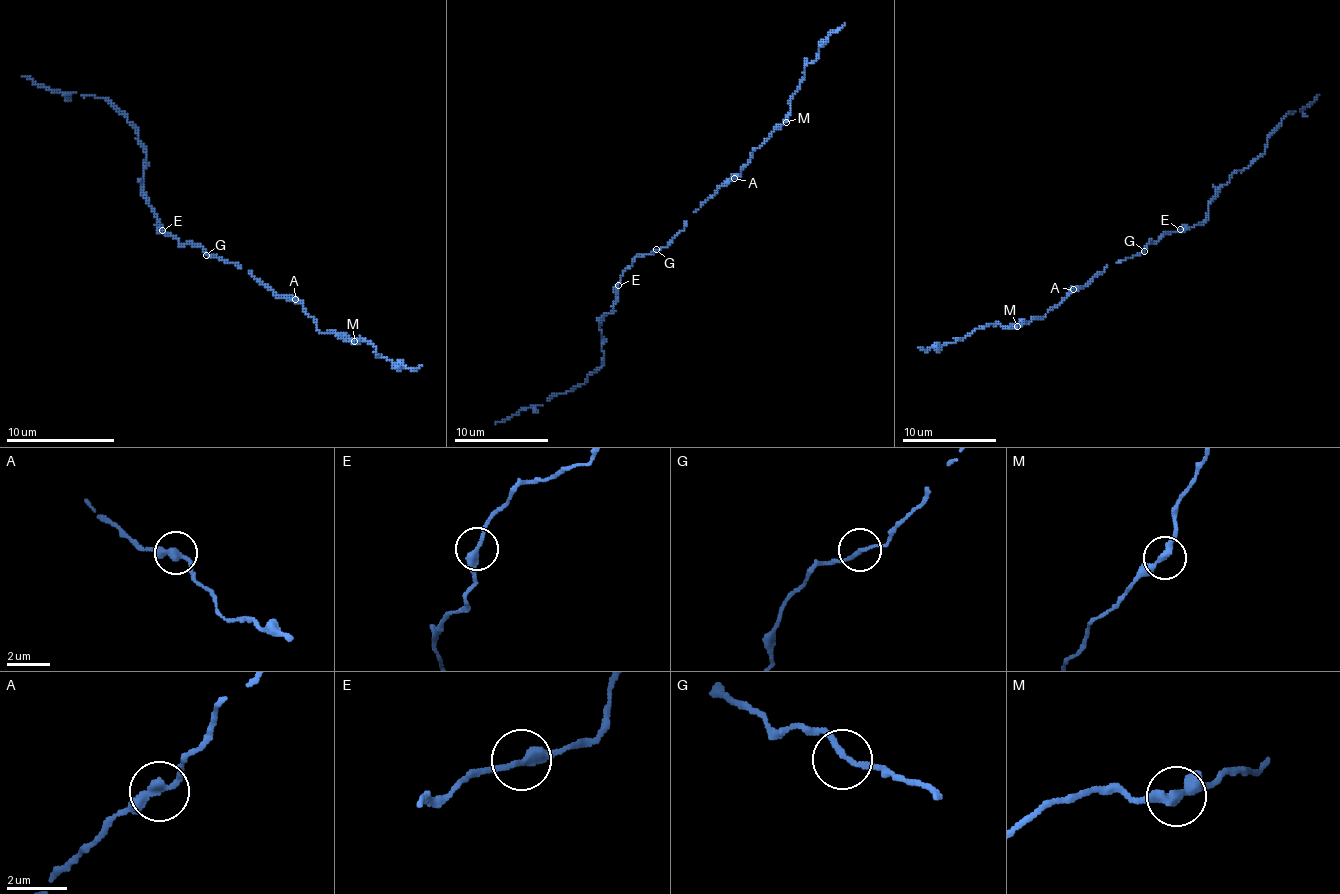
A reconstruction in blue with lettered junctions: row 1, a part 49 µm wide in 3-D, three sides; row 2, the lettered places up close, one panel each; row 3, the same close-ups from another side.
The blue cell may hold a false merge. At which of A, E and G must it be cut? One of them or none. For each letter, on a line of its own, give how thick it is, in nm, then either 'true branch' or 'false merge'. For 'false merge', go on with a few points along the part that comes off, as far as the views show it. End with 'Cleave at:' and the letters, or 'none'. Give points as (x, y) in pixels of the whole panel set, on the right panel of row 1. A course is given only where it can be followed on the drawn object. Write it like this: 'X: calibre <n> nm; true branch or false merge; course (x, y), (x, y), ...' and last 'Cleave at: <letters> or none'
A: calibre 320 nm; true branch
E: calibre 320 nm; true branch
G: calibre 160 nm; true branch
Cleave at: none

